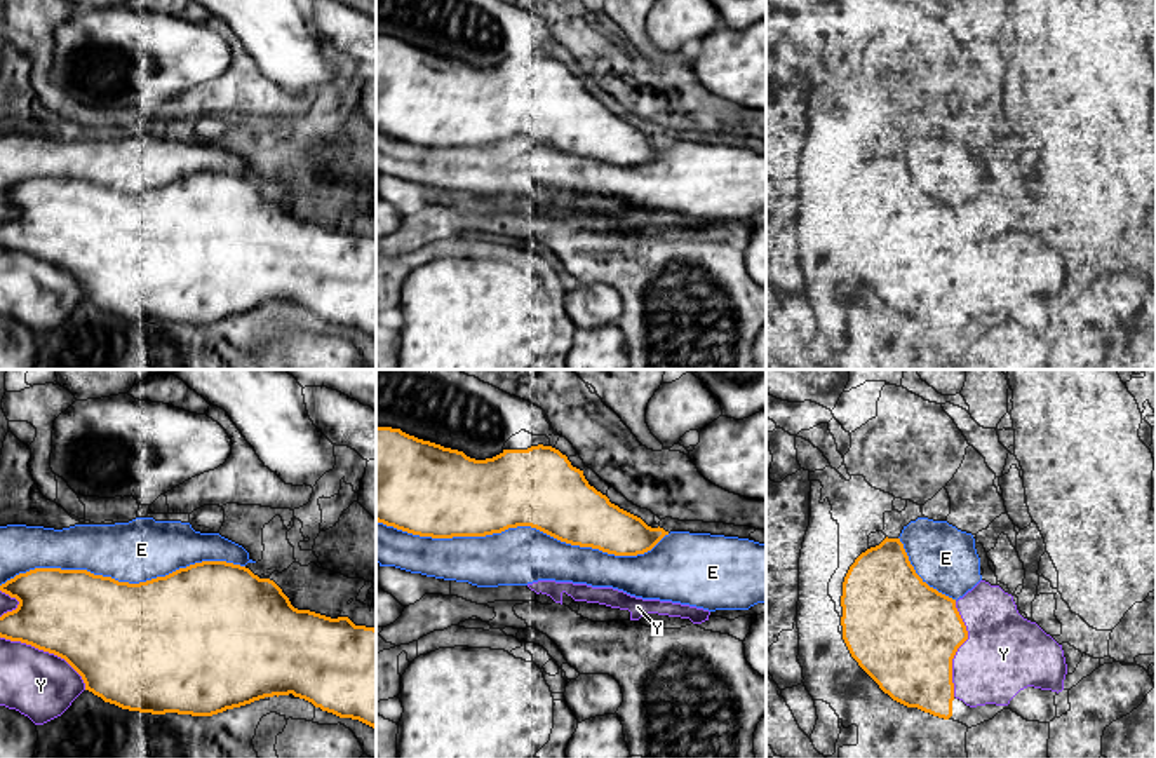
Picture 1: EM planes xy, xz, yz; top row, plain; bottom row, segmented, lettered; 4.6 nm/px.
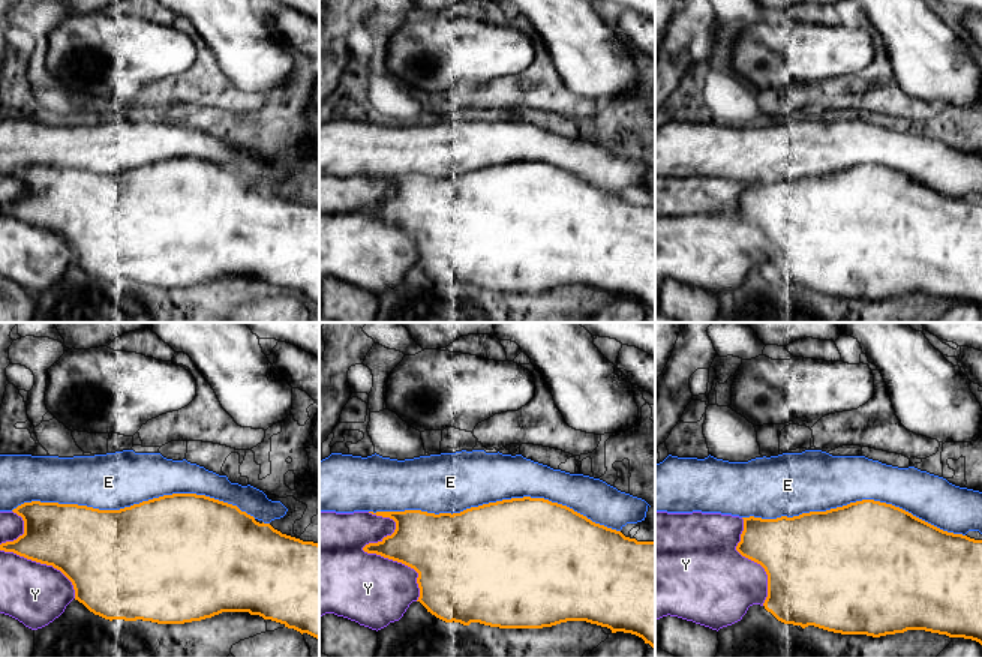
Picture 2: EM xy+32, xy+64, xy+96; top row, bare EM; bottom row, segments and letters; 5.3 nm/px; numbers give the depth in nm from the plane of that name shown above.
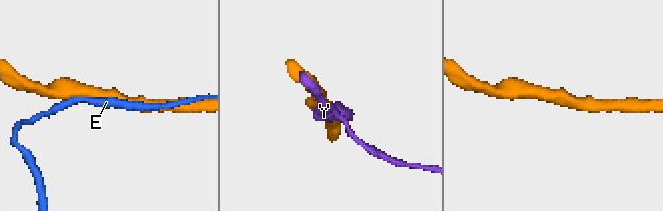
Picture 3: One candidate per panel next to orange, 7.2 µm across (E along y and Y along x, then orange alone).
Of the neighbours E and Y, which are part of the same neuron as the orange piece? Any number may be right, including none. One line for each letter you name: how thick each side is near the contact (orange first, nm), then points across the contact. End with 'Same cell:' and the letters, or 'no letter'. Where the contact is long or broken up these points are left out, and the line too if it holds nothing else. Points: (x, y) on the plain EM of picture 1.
E: Thickness 360 nm (orange) against 280 nm
Same cell: E

